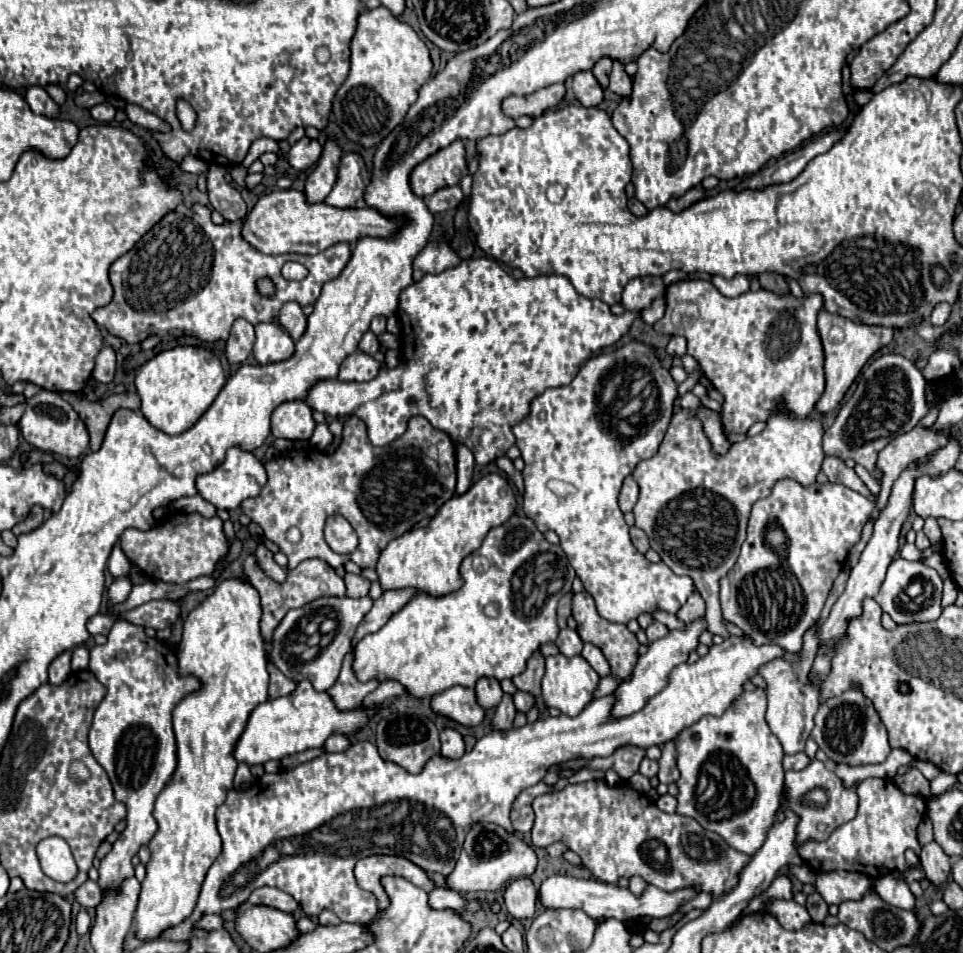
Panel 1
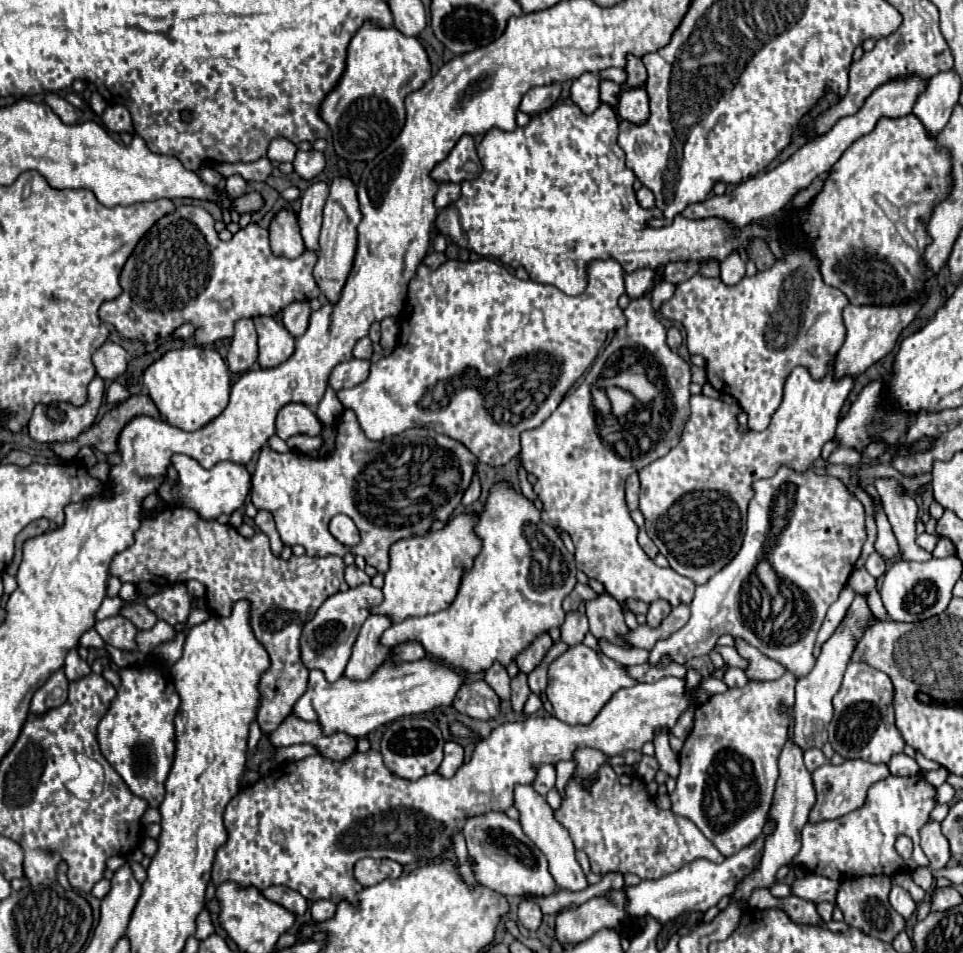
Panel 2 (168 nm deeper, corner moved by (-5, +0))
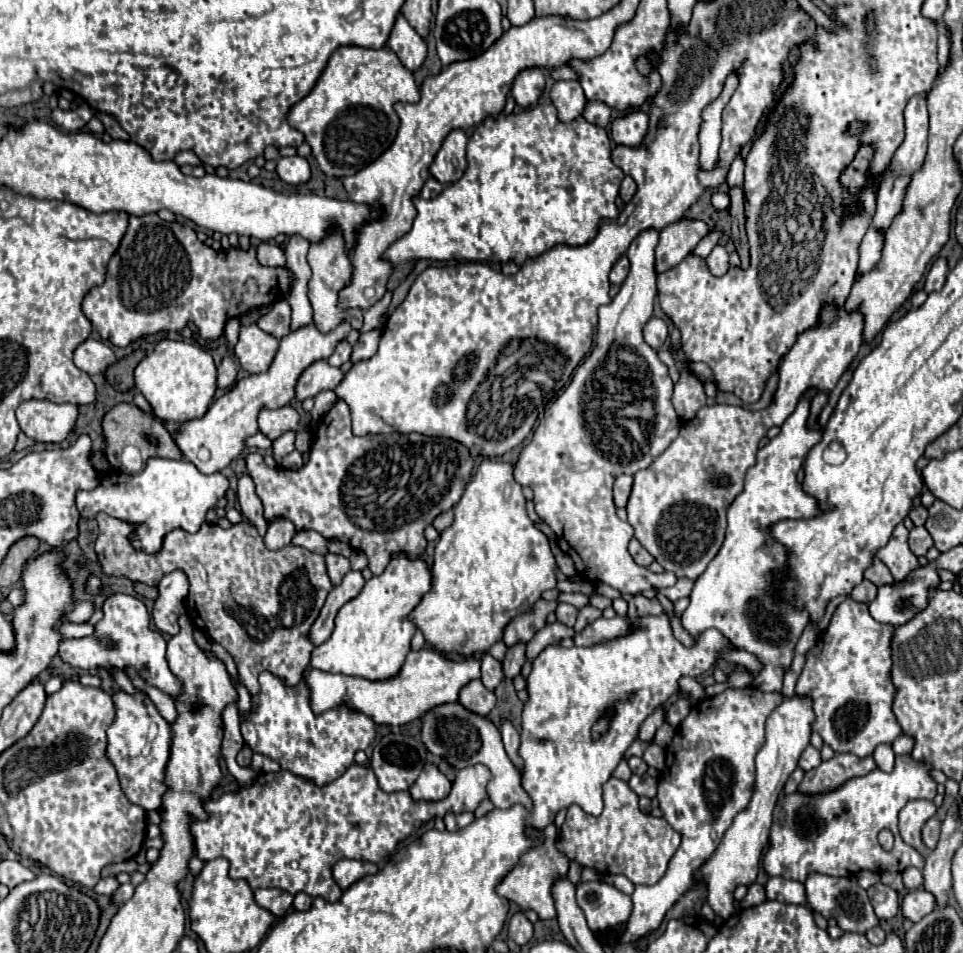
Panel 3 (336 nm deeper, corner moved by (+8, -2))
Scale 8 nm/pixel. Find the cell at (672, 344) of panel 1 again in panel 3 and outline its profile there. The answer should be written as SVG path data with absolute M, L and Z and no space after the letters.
M650 317L648 323L642 329L644 333L644 341L652 347L652 349L660 349L666 339L668 339L668 327L660 317Z

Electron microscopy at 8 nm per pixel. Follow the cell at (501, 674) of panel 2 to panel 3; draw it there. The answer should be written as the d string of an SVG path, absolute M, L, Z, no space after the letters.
M484 653L482 655L482 683L486 685L486 689L494 691L502 679L504 679L502 663L496 661L490 653Z

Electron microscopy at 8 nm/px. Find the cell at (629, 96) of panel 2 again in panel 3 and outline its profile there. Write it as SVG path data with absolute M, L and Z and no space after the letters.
M630 111L624 117L612 121L612 139L618 145L640 147L648 133L648 115L642 111Z

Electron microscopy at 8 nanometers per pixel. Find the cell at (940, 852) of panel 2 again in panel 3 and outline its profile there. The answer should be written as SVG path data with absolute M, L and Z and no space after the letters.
M912 799L908 801L902 811L898 813L898 827L900 835L908 845L914 845L920 853L926 853L926 847L922 845L922 825L936 815L936 805L930 799Z

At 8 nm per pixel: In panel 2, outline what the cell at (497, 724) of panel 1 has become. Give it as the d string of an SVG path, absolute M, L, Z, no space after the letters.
M519 673L513 681L511 681L511 707L517 715L523 713L523 705L529 697L529 687L527 687L527 675Z

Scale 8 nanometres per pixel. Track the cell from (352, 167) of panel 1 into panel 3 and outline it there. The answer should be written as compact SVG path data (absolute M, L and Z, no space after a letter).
M328 233L322 241L318 241L318 245L310 245L308 263L312 267L308 297L310 297L312 309L314 309L314 325L322 333L334 331L342 321L350 323L352 329L360 329L362 327L362 311L352 309L352 307L340 307L340 289L344 289L352 281L352 263L350 263L346 249L342 245L342 235L340 233Z

